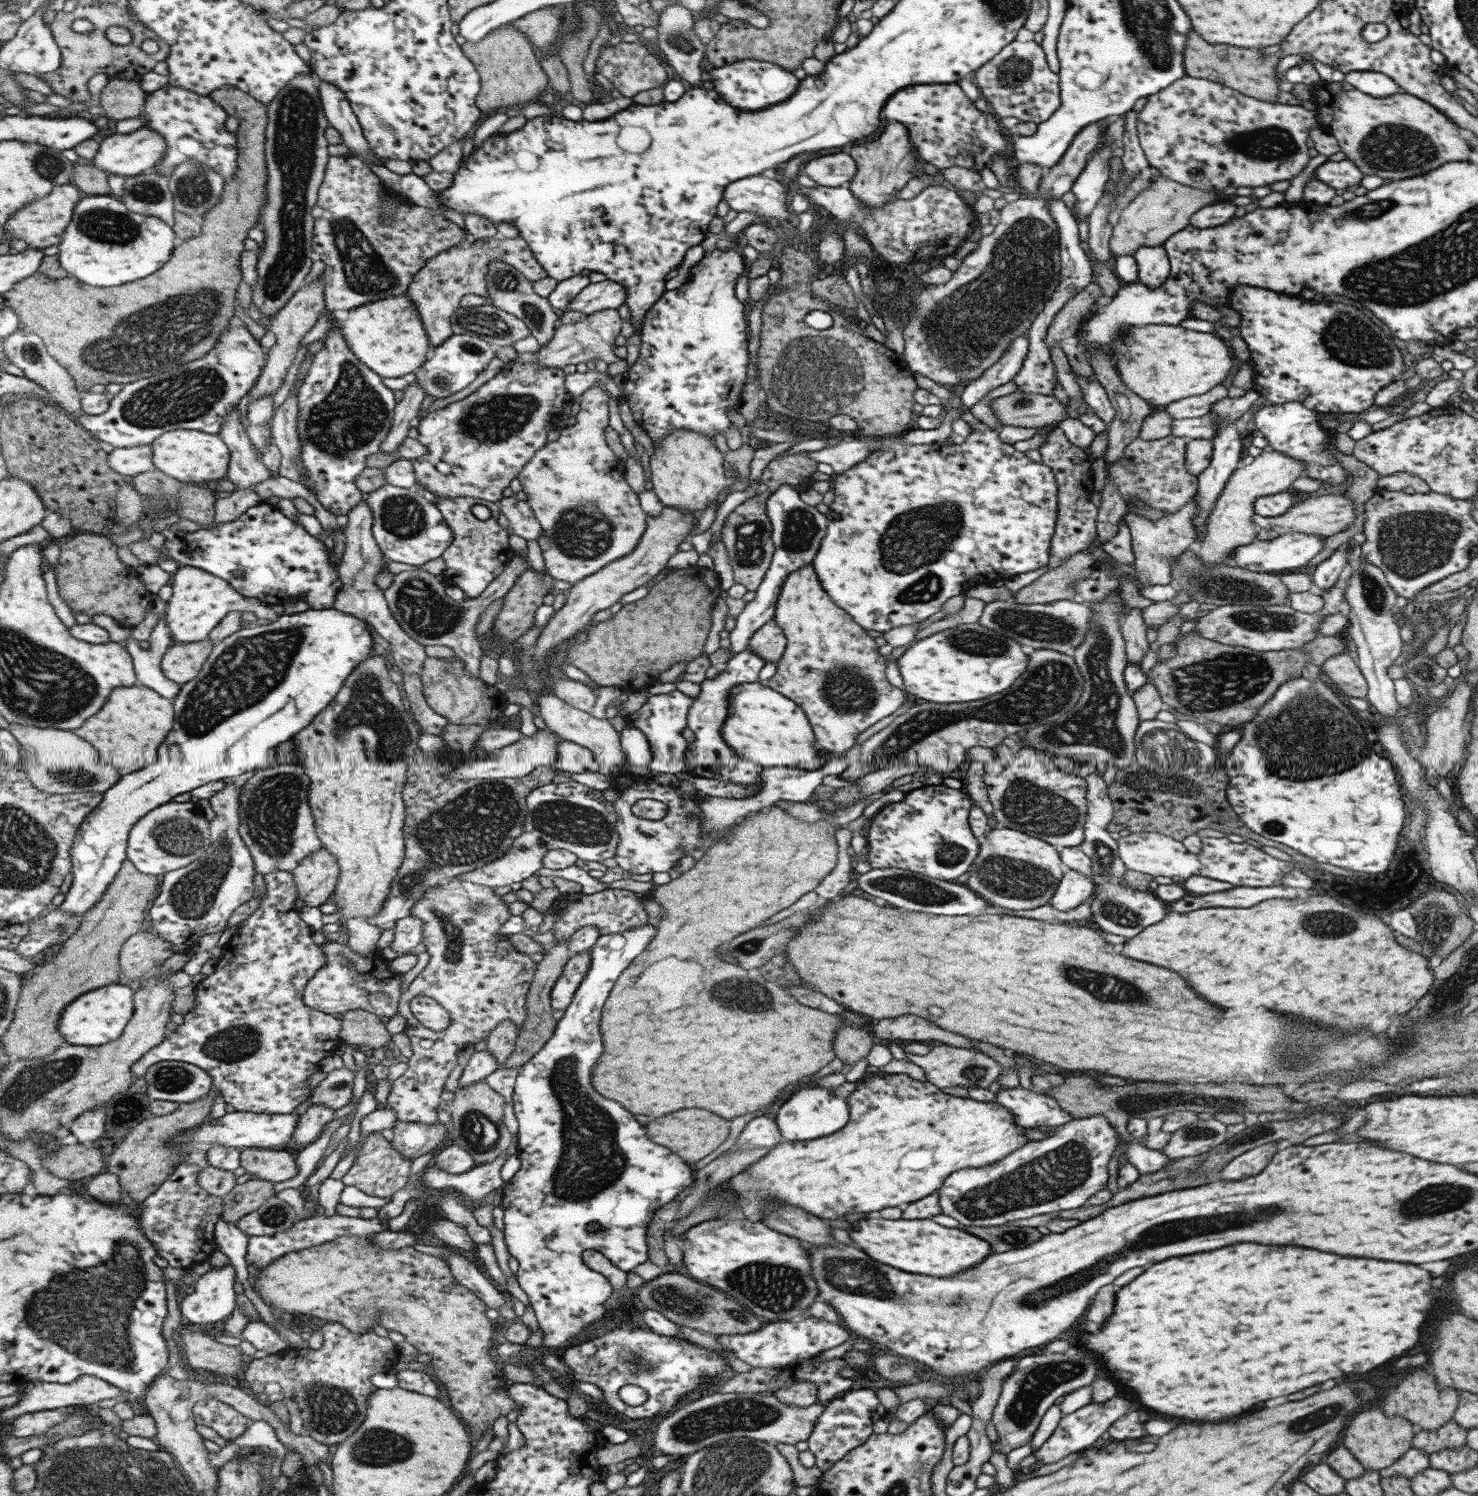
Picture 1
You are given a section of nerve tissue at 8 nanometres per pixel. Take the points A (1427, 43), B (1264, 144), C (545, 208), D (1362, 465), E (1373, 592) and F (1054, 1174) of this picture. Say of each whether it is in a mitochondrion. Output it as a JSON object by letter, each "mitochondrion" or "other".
{"A":"other","B":"mitochondrion","C":"other","D":"other","E":"mitochondrion","F":"mitochondrion"}

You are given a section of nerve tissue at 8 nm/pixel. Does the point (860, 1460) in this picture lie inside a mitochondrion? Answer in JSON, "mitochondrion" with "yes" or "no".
{"mitochondrion":"no"}

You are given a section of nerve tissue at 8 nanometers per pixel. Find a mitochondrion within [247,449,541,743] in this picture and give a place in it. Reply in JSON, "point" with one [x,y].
{"point":[424,612]}

